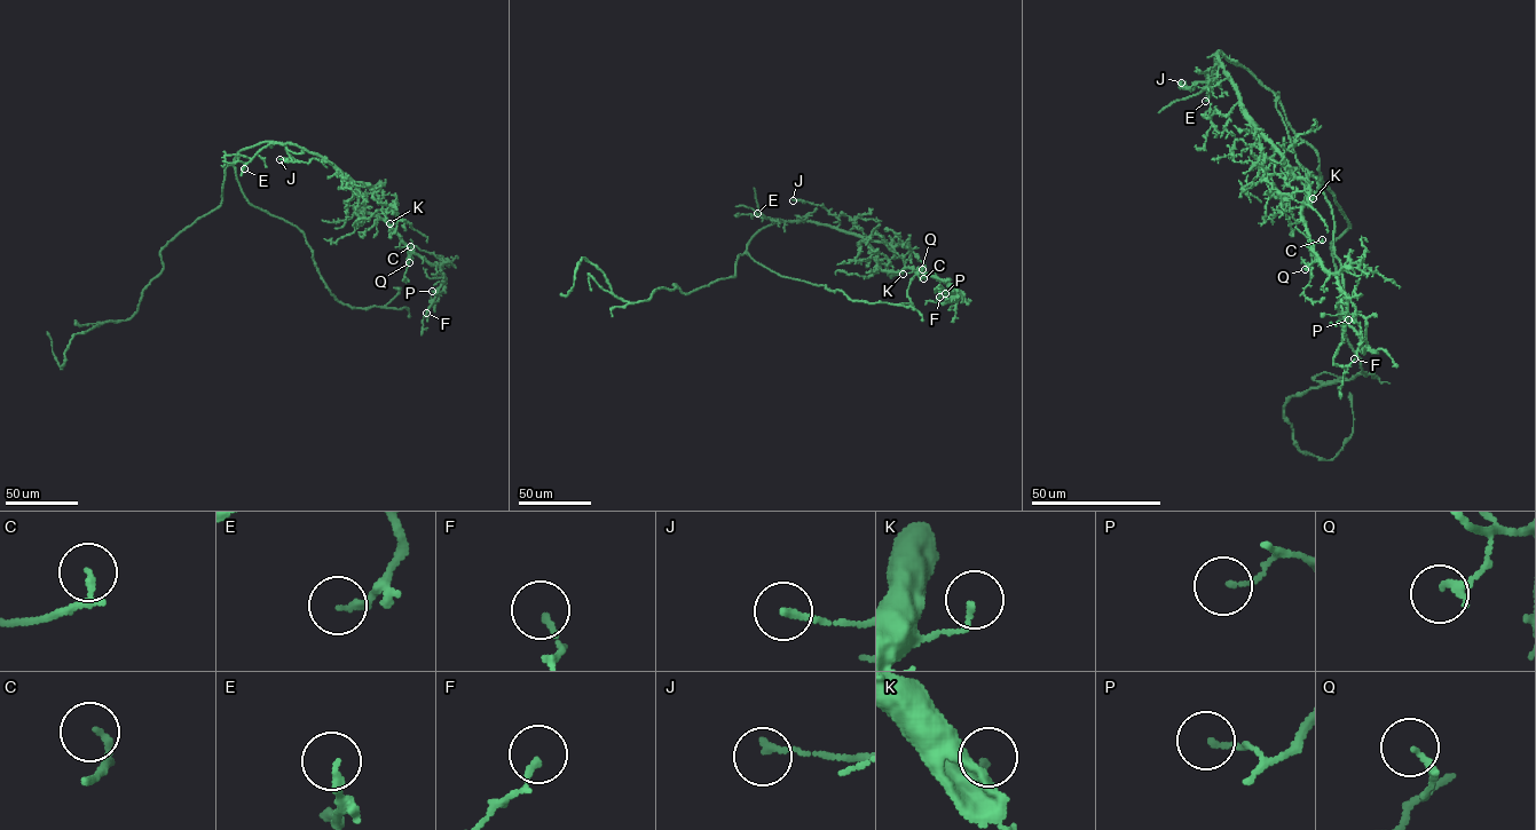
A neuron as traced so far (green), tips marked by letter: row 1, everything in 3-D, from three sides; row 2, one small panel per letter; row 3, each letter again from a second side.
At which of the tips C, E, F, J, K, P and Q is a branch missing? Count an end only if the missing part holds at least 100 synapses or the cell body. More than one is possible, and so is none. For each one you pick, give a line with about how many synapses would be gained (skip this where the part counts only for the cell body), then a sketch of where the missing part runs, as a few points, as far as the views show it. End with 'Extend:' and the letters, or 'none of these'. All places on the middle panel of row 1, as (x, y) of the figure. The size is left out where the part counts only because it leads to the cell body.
Extend: none of these

